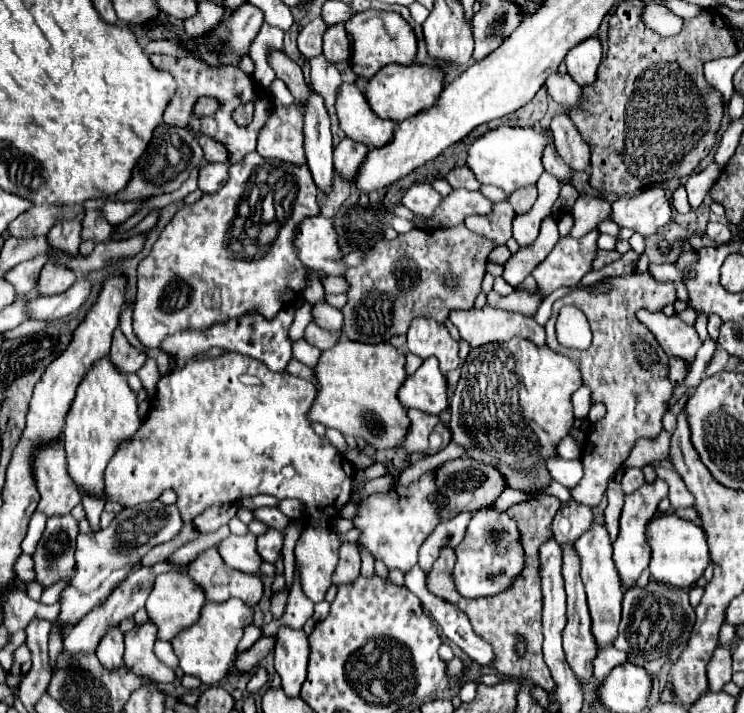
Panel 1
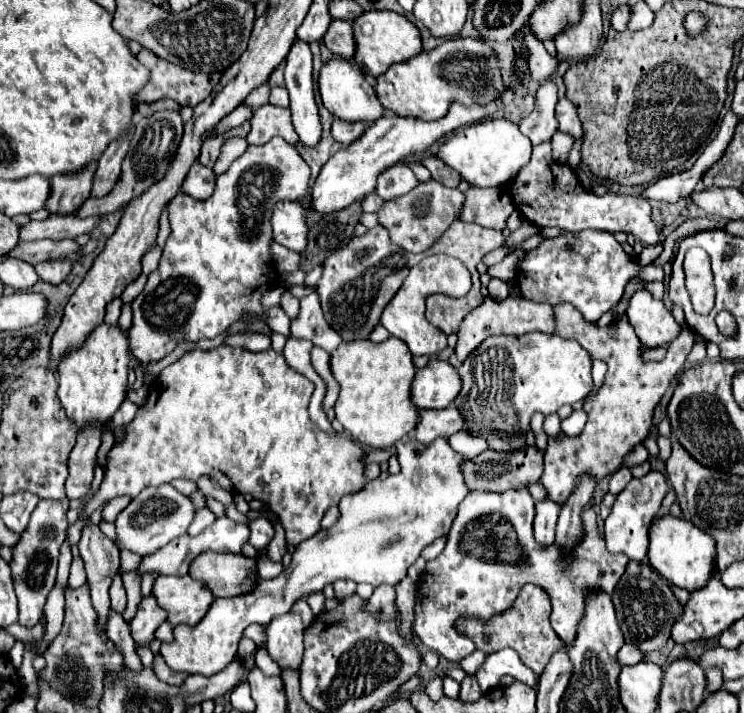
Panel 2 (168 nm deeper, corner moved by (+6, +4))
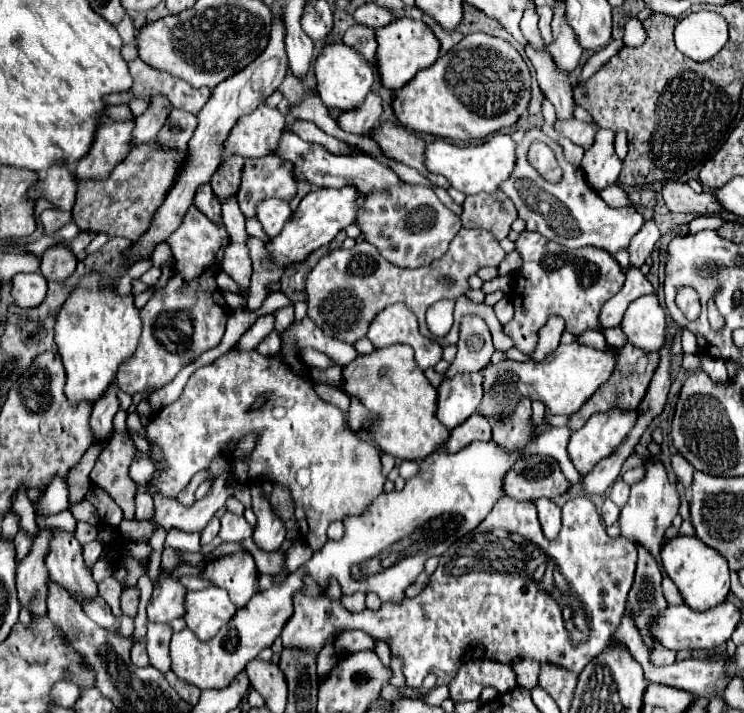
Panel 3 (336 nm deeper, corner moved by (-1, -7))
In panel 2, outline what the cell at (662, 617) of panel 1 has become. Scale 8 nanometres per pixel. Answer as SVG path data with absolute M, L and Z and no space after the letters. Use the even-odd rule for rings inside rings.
M640 562L628 564L624 576L620 578L620 582L612 592L612 600L620 630L624 634L624 642L634 644L646 654L666 646L666 642L670 640L672 624L684 614L684 606L674 596L670 584L660 574L656 574L648 564Z

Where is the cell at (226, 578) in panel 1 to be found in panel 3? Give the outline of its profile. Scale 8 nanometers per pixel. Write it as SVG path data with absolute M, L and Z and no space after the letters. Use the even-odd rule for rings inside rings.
M247 551L229 553L207 563L201 577L213 581L221 589L227 589L237 609L245 607L247 601L257 593L259 573L251 553Z

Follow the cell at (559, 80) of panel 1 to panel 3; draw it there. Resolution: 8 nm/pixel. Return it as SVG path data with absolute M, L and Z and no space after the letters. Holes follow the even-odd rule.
M529 3L529 5L525 7L525 11L523 11L523 19L521 19L521 25L519 25L519 27L521 27L521 33L525 35L525 39L527 39L529 43L535 43L535 47L543 47L543 49L545 49L543 39L541 39L539 29L537 29L539 15L537 15L535 9L537 9L535 3Z

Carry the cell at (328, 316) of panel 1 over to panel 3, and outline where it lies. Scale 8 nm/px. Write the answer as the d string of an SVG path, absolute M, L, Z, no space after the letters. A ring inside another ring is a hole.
M311 319L293 323L283 339L285 347L273 357L263 357L257 351L231 349L211 365L199 367L189 377L181 397L149 421L147 435L161 445L167 459L167 475L159 479L155 471L151 485L157 485L165 497L177 497L197 471L223 455L221 447L225 443L231 439L237 443L243 435L257 433L259 441L249 457L249 477L255 481L277 481L289 487L297 509L299 531L307 545L319 551L327 541L329 523L343 521L347 515L361 515L383 493L381 451L349 429L339 407L315 395L299 357L299 349L313 347L344 367L357 357L353 345L327 339ZM261 393L269 395L267 403L257 411L247 411ZM301 467L313 469L309 489L299 487L295 481Z

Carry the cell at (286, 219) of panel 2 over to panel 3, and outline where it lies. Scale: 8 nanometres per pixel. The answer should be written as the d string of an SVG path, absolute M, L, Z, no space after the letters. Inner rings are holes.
M265 199L257 205L257 219L269 237L279 235L279 229L283 229L283 223L291 217L291 213L289 203L281 199Z

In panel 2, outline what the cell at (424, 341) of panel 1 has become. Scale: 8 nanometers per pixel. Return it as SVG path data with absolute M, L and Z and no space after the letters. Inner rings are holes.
M428 256L424 258L424 262L416 264L412 268L412 272L408 274L408 278L404 280L402 288L396 292L396 296L390 300L388 308L384 310L384 316L380 320L380 324L396 338L404 340L406 346L410 348L410 352L414 356L436 356L438 352L442 352L448 342L446 342L446 334L440 332L440 328L432 326L424 312L426 312L426 298L431 294L445 294L451 297L461 297L468 293L472 286L472 278L468 268L450 256Z

